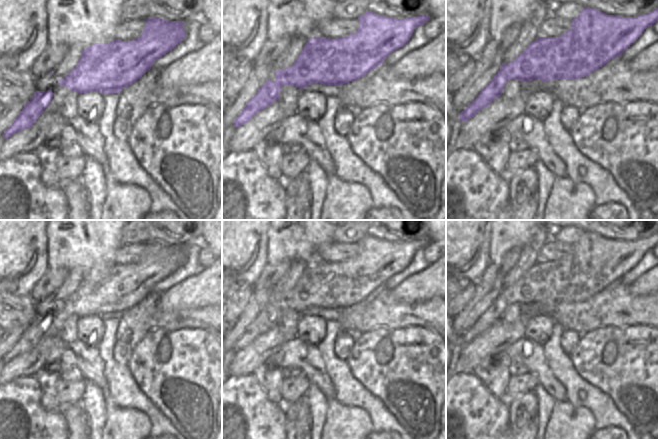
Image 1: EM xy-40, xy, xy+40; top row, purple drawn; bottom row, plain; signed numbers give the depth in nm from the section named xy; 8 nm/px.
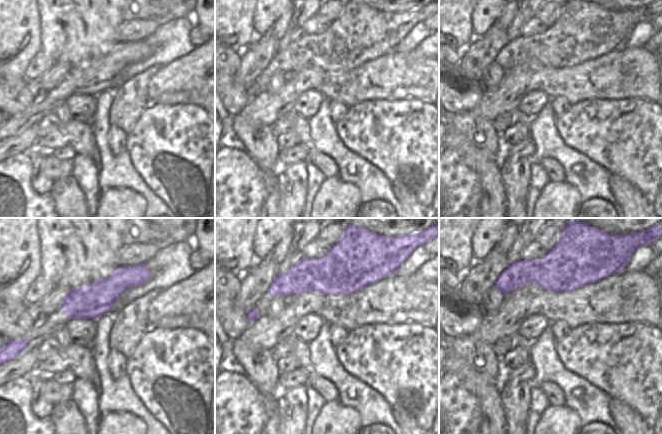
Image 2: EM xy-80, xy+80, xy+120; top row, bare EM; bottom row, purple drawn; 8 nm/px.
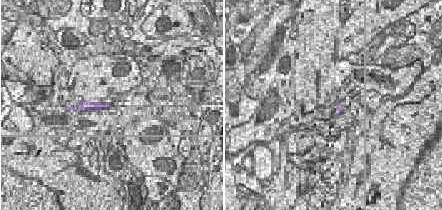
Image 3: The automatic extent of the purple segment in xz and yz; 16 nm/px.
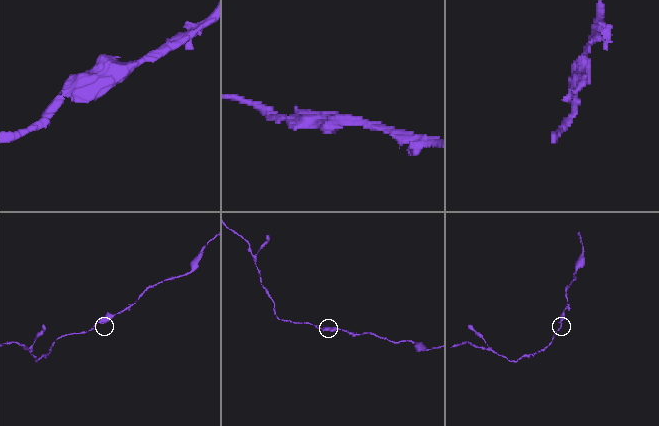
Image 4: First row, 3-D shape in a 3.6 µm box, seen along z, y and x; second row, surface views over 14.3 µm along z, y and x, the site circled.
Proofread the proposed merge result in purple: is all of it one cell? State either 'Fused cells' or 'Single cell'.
Single cell.

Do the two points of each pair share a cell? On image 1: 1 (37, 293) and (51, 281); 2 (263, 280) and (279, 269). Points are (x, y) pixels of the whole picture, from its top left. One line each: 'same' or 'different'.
1: same
2: same

